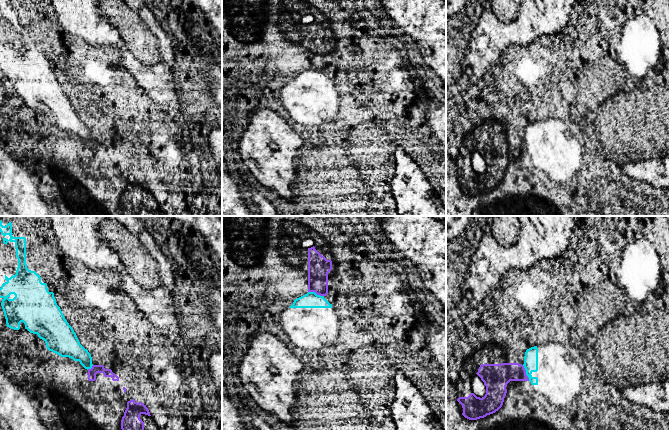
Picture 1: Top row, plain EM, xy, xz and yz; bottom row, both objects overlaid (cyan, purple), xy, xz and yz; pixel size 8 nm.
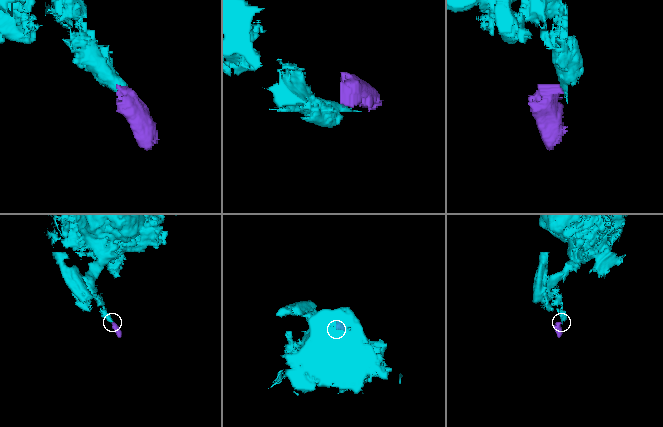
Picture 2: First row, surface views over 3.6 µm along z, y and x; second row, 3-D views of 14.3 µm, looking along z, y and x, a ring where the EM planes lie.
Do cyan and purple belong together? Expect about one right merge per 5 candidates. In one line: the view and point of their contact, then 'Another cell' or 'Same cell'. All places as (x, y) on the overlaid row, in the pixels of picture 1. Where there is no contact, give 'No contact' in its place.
Touches cyan at xz (315, 293). Another cell

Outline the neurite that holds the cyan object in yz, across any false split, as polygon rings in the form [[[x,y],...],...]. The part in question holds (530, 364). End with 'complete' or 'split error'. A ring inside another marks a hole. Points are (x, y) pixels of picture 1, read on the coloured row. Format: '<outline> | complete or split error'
[[[537,346],[531,347],[526,350],[523,364],[526,375],[532,385],[538,385],[538,378],[533,377],[531,374],[538,371],[538,348]]] | complete

